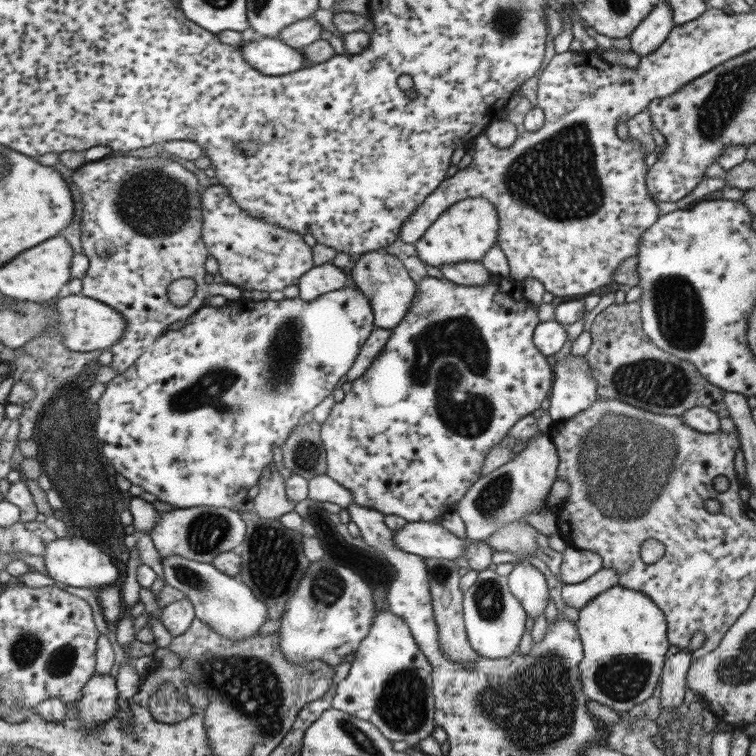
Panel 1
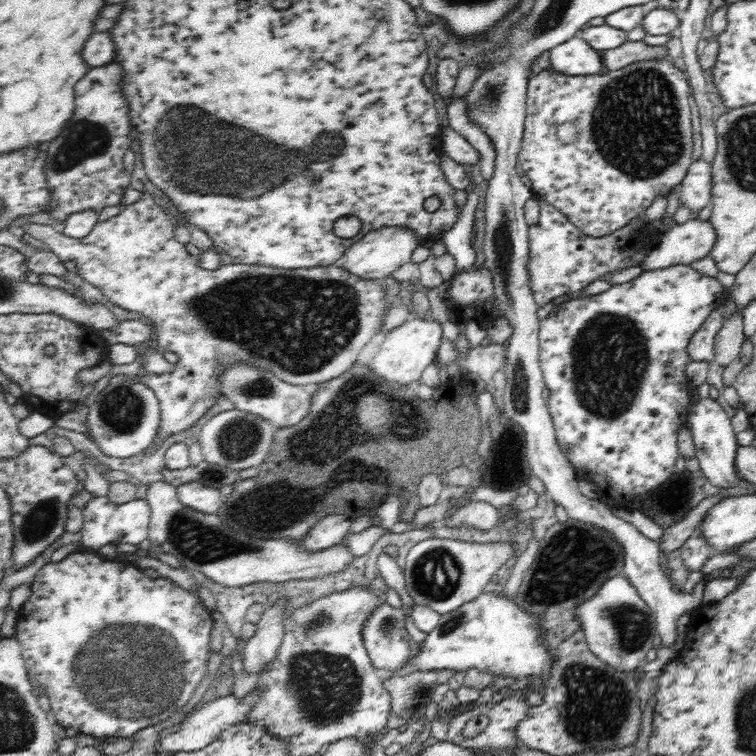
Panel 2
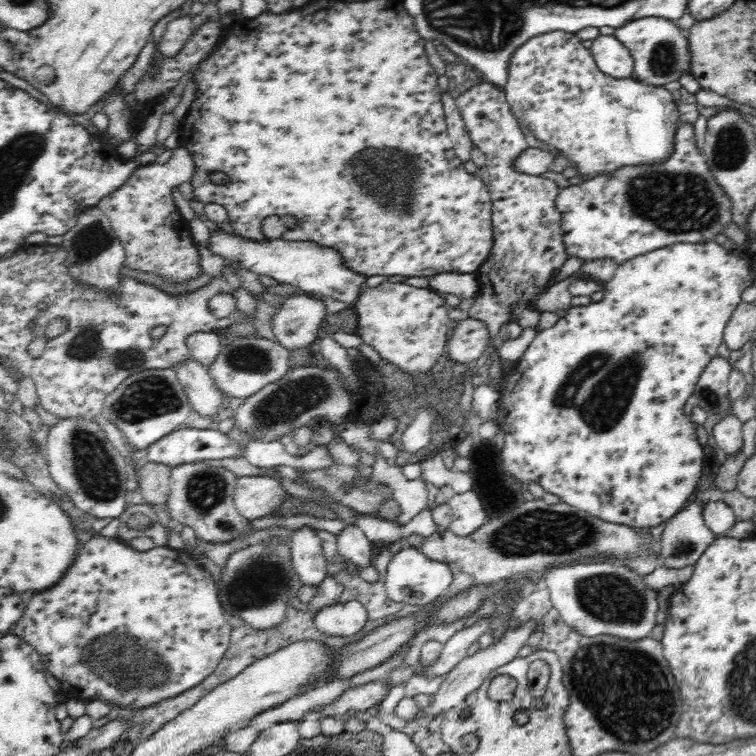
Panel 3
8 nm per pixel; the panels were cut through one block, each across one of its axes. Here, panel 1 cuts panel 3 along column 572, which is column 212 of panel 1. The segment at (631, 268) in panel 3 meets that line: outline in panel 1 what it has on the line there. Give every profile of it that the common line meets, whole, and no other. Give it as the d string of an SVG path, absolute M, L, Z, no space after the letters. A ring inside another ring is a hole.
M345 286L320 294L310 301L302 301L299 297L283 297L275 301L268 298L262 301L239 298L226 302L221 307L201 306L189 315L183 328L161 334L160 338L149 345L131 366L105 384L105 391L96 401L97 420L95 420L95 432L97 438L101 440L103 456L109 460L116 474L121 474L133 486L139 486L141 490L153 494L156 500L170 504L175 509L198 506L232 509L235 504L246 502L247 490L258 484L262 470L272 463L271 448L281 447L290 432L301 421L303 414L315 408L325 396L329 396L335 390L339 379L347 374L359 354L369 332L374 329L373 313L368 300L360 290Z

